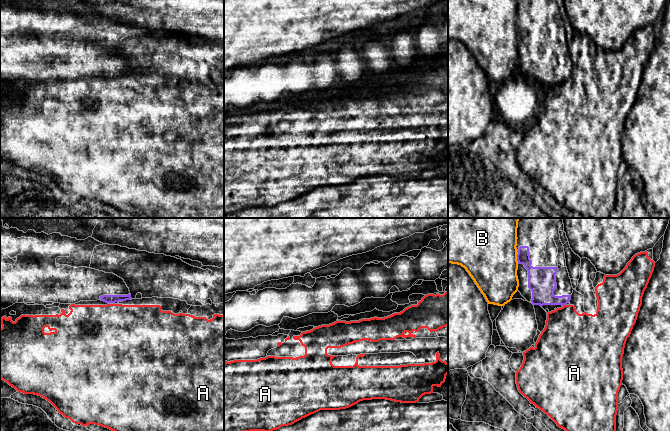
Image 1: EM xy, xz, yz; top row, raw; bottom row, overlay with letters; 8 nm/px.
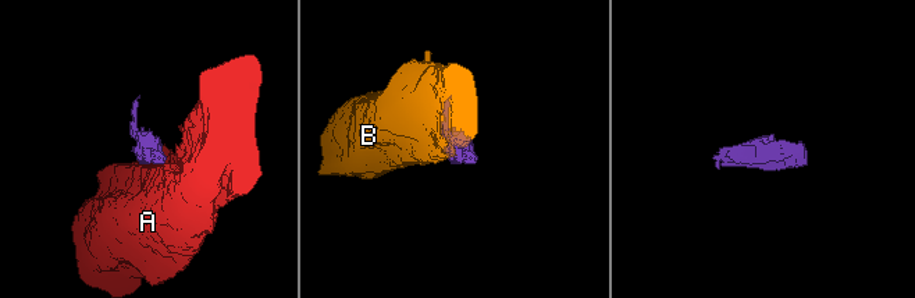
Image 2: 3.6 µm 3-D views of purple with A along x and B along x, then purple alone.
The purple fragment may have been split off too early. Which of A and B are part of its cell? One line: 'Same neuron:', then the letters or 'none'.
Same neuron: none

